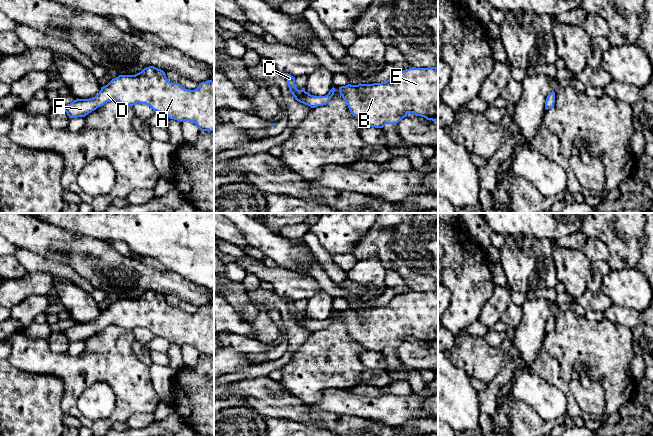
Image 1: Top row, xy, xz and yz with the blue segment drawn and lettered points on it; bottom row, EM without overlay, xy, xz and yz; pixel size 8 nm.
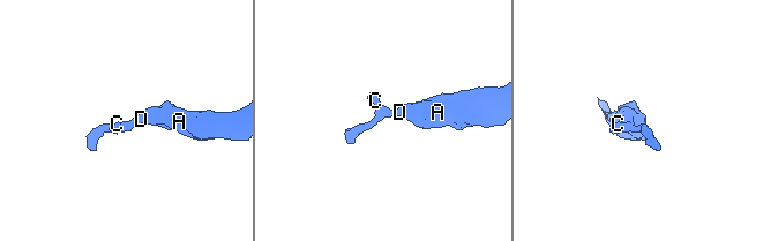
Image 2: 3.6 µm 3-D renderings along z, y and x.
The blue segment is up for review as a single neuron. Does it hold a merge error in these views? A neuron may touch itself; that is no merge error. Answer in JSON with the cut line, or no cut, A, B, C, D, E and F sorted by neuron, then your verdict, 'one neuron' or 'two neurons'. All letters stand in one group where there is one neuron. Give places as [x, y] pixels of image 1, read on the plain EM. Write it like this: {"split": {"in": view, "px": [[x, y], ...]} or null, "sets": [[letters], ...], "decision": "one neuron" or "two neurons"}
{"split": null, "sets": [["A", "B", "C", "D", "E", "F"]], "decision": "one neuron"}

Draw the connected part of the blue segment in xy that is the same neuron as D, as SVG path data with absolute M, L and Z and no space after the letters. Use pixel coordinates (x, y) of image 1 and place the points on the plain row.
M154 290L144 292L135 299L119 299L107 309L101 311L99 317L89 323L76 323L63 331L69 342L85 341L98 331L110 325L117 325L125 330L137 327L149 329L155 336L162 337L177 345L190 345L201 355L214 355L214 305L199 307L194 314L188 314L179 307L170 306L163 294Z

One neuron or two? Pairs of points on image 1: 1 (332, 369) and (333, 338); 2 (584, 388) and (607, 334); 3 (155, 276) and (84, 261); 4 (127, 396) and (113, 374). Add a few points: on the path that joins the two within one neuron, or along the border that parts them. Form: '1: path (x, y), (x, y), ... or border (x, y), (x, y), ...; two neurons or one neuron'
1: path (332, 361), (334, 346); one neuron
2: border (568, 383), (586, 375), (605, 393); two neurons
3: path (137, 276), (114, 273), (102, 265); one neuron
4: path (127, 391), (127, 388), (118, 379); one neuron

